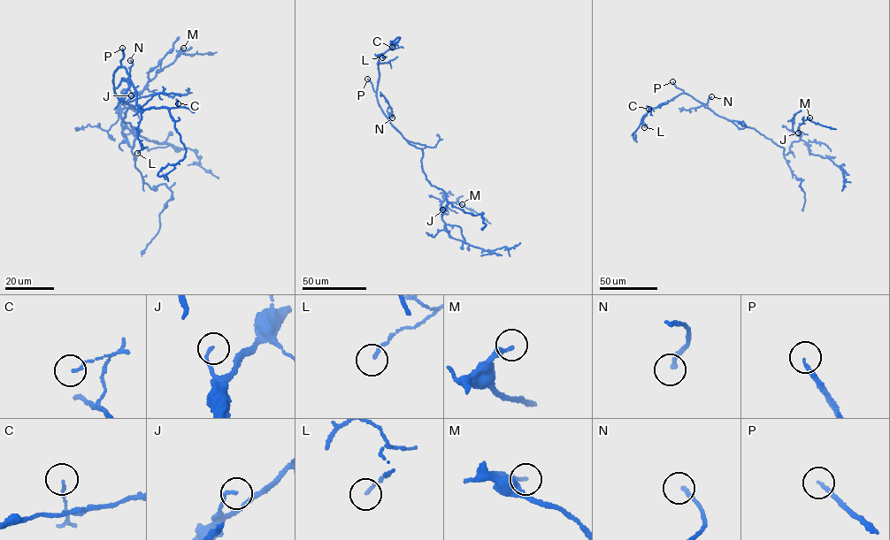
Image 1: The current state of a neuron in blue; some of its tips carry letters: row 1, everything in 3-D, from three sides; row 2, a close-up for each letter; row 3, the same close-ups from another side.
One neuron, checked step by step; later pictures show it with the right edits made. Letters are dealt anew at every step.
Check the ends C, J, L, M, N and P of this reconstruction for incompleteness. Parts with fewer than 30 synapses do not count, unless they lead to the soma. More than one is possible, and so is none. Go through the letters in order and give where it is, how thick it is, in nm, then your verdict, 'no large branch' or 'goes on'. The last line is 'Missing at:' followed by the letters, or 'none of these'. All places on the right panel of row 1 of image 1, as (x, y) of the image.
C: place (648, 109); calibre 100 nm; no large branch
J: place (798, 133); calibre 130 nm; no large branch
L: place (644, 127); calibre 130 nm; no large branch
M: place (809, 117); calibre 190 nm; no large branch
N: place (711, 96); calibre 190 nm; no large branch
P: place (672, 81); calibre 170 nm; goes on
Missing at: P

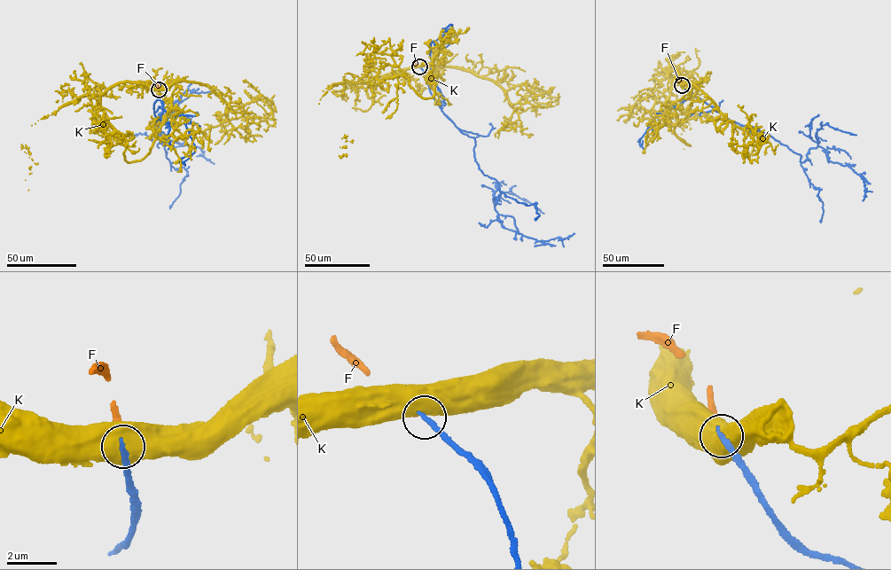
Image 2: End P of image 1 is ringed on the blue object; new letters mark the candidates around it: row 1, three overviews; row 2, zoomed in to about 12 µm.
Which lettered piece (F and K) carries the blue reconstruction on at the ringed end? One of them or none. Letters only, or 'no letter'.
no letter

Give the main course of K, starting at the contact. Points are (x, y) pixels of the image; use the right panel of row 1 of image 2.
K: (682, 85), (674, 69), (671, 70), (671, 75), (663, 72), (652, 75), (683, 139), (683, 149)

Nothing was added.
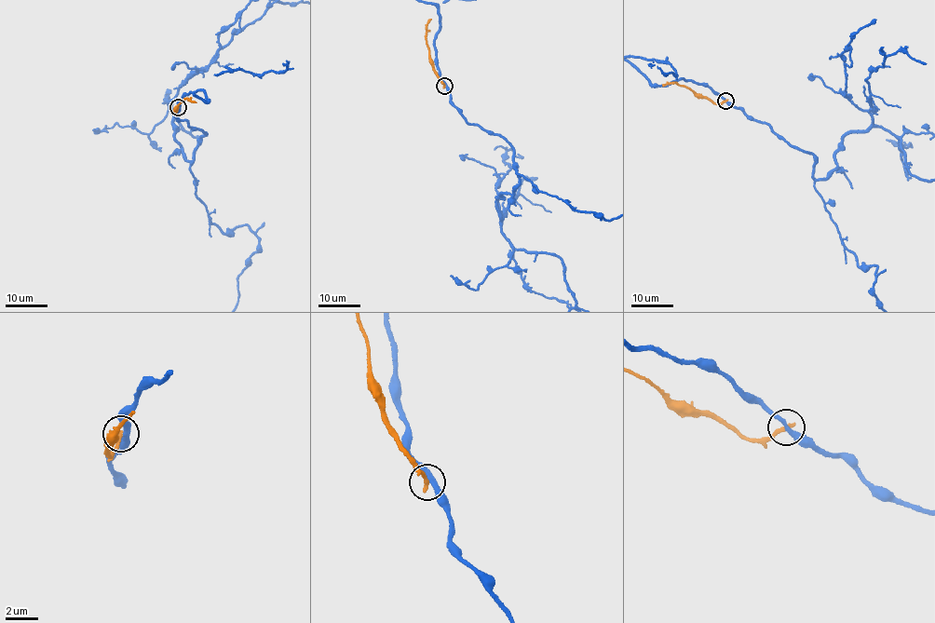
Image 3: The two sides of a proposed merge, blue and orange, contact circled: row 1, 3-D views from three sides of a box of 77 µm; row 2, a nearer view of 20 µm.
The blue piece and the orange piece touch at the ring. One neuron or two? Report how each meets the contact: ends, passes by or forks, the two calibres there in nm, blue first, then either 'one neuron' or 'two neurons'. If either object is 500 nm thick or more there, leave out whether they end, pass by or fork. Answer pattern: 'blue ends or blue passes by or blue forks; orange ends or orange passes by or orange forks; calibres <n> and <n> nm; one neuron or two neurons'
blue passes by; orange ends; calibres 320 and 320 nm; two neurons

